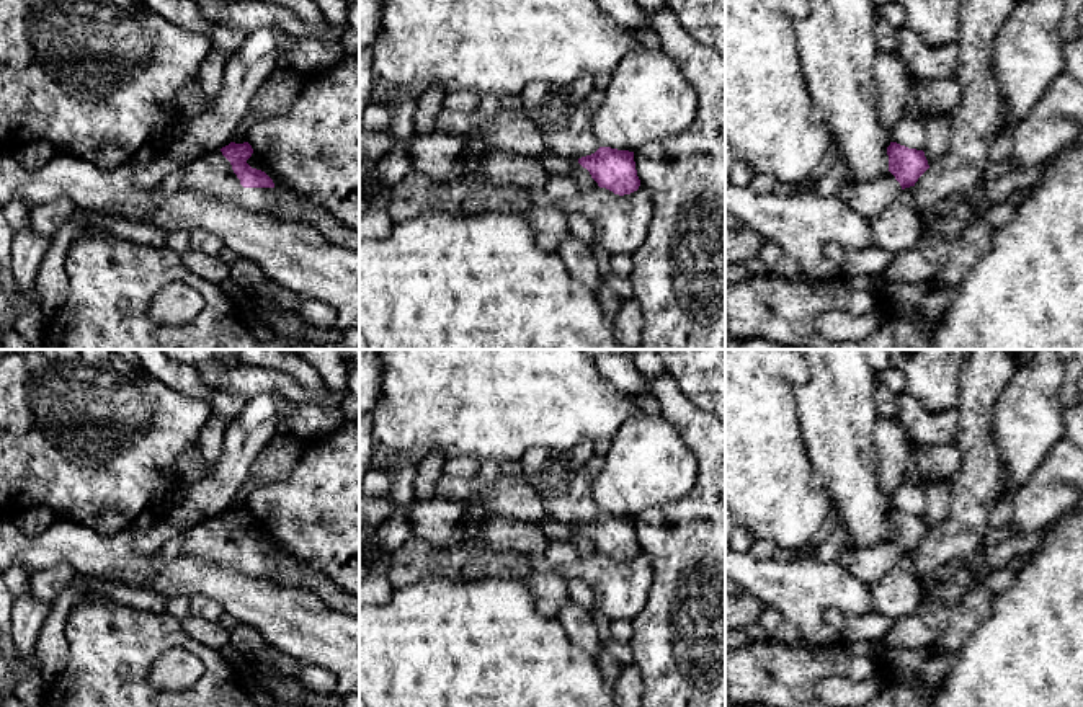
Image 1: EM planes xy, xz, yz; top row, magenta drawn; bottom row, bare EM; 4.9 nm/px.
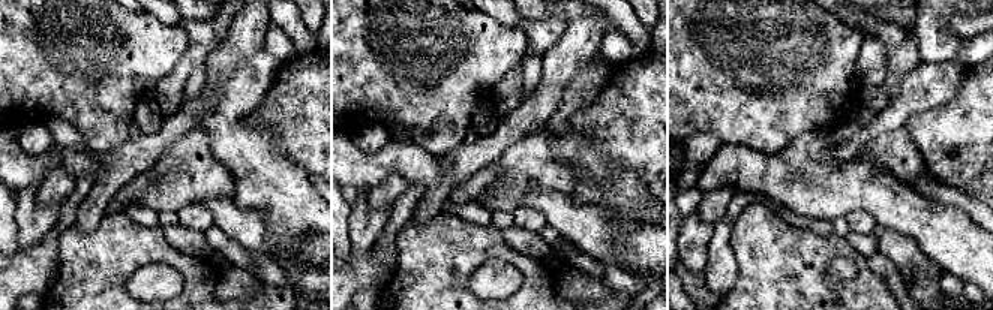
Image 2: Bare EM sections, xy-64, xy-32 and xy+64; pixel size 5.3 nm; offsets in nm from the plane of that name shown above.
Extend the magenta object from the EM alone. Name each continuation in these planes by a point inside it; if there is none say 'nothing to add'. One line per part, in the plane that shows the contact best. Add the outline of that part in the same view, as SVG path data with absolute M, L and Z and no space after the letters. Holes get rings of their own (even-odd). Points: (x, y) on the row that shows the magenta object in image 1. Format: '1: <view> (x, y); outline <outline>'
1: xy (211, 172); outline M221 150L199 155L181 168L181 188L207 193L255 212L273 211L279 219L307 222L320 235L341 248L359 251L359 233L336 220L330 212L315 209L305 199L299 199L279 188L243 188Z

